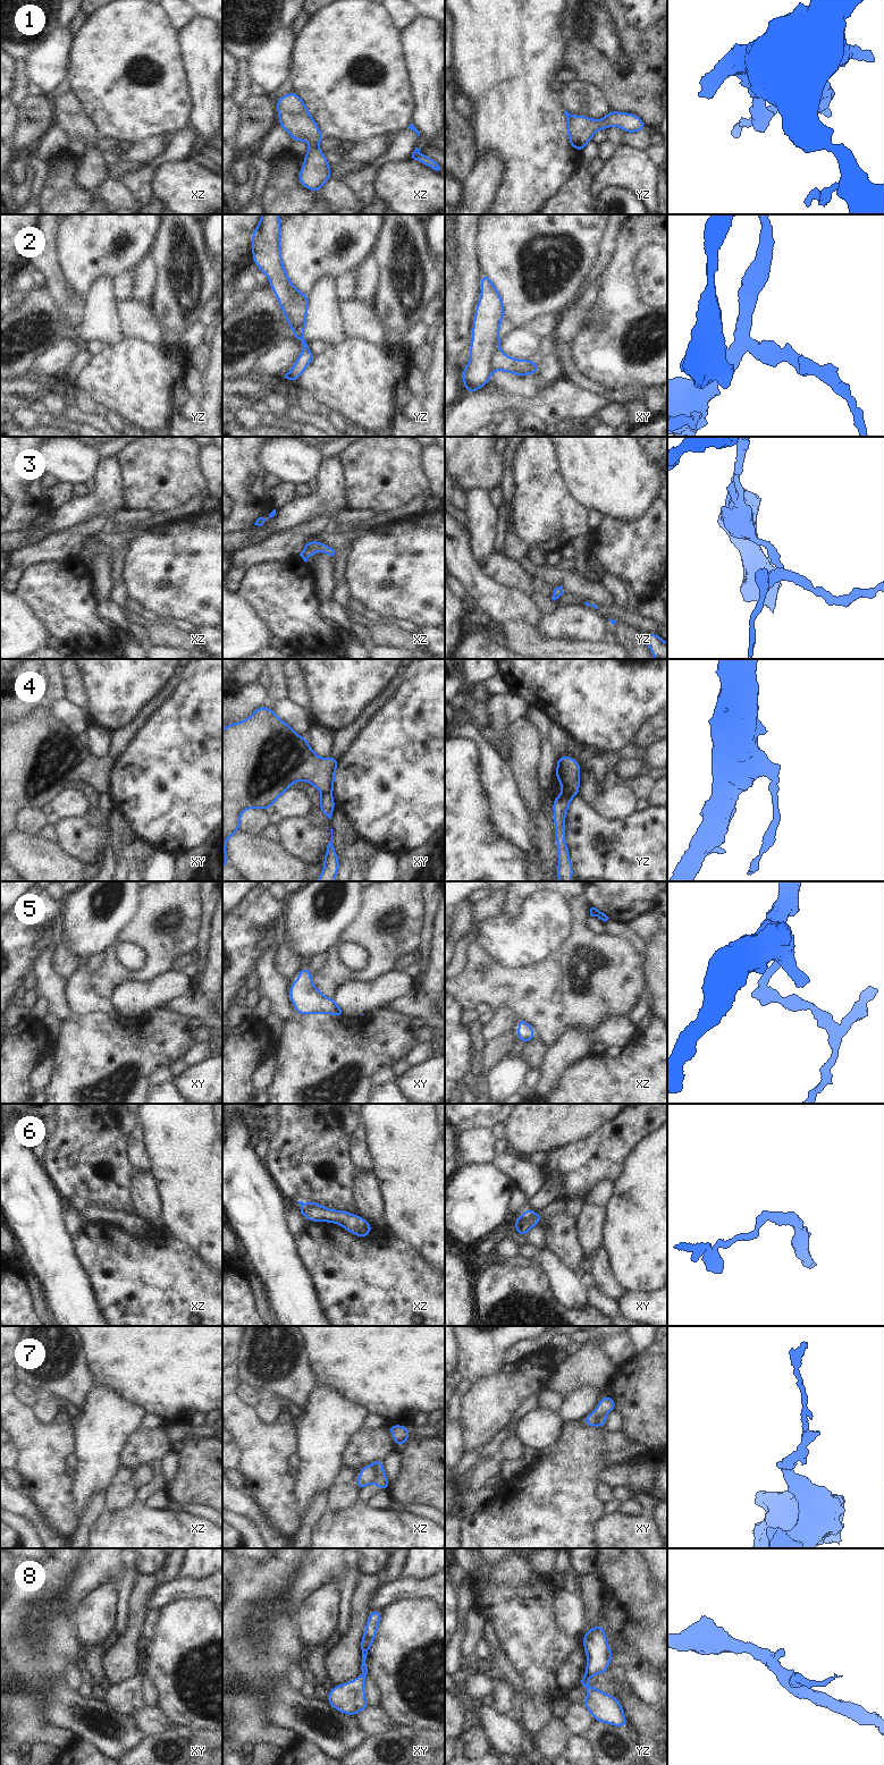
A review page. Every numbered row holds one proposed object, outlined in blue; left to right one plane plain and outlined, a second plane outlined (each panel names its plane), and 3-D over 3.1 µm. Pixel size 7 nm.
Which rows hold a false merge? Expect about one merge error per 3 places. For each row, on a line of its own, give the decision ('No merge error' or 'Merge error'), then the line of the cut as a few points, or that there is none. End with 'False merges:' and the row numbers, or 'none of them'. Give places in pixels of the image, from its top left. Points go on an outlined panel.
1: No merge error. No split
2: Merge error. Split along xy (499, 348), (494, 357), (493, 369)
3: No merge error. No split
4: Merge error. Split along xy (321, 792), (330, 794)
5: No merge error. No split
6: No merge error. No split
7: Merge error. Split along xz (372, 1464), (376, 1477), (370, 1483)
8: Merge error. Split along xy (362, 1672), (367, 1673)
False merges: 2, 4, 7, 8

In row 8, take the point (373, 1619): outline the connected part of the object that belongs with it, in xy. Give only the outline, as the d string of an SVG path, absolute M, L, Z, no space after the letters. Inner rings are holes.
M374 1610L370 1612L368 1616L368 1621L365 1623L365 1631L363 1633L363 1637L360 1644L360 1648L362 1653L362 1664L361 1664L362 1673L368 1673L365 1660L367 1660L368 1652L371 1648L372 1642L377 1636L377 1630L378 1630L380 1619L381 1619L380 1610Z

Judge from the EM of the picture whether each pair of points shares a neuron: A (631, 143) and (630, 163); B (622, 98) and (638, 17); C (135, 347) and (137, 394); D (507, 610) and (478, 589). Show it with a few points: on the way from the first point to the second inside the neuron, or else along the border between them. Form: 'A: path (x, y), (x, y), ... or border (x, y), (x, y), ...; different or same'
A: border (622, 144), (646, 152); different
B: border (625, 11), (638, 28), (655, 22); different
C: path (135, 359), (135, 378), (137, 382); same
D: path (501, 604), (485, 591); same

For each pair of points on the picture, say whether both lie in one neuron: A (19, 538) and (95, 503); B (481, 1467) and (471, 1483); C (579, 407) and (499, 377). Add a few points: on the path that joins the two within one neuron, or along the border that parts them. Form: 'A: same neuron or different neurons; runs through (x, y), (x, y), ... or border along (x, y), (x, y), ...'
A: same neuron; runs through (39, 534), (76, 509)
B: same neuron; runs through (481, 1470), (474, 1479)
C: different neurons; border along (563, 378), (535, 397), (513, 393)

